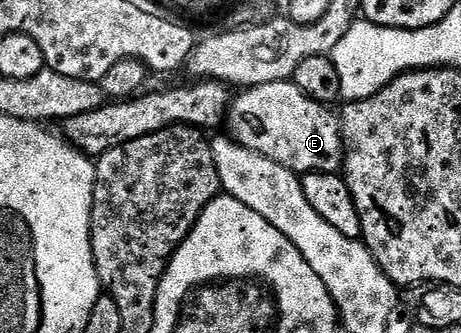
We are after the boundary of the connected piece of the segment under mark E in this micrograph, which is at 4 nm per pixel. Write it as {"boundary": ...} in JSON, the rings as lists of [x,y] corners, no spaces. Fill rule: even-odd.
{"boundary":[[[288,80],[247,88],[240,95],[232,101],[227,117],[228,131],[238,144],[298,174],[342,171],[347,155],[345,139],[341,137],[341,122],[332,107],[307,98],[299,86]]]}

